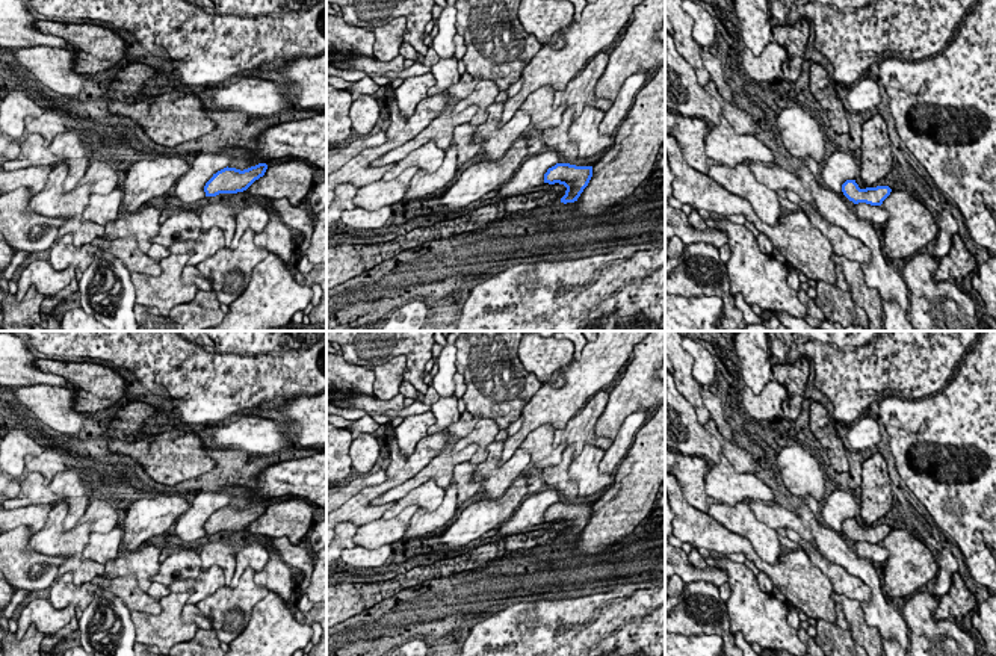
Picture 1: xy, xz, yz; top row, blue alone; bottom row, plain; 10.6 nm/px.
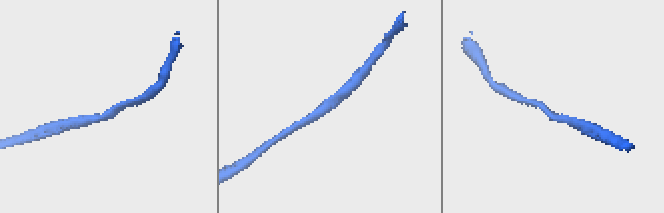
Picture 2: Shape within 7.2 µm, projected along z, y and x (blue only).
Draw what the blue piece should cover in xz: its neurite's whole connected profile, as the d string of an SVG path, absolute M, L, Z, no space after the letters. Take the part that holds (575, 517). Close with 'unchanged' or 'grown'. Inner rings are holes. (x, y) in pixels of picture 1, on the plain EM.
M556 502L544 512L544 521L564 523L567 526L561 541L574 541L588 524L592 515L592 505L576 505L570 502Z; unchanged

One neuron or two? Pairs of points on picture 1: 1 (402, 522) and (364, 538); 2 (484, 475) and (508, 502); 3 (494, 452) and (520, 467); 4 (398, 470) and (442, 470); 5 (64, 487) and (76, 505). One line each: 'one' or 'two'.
1: one
2: two
3: one
4: two
5: one

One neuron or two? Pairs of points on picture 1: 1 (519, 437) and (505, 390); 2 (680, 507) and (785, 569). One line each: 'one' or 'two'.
1: two
2: one

